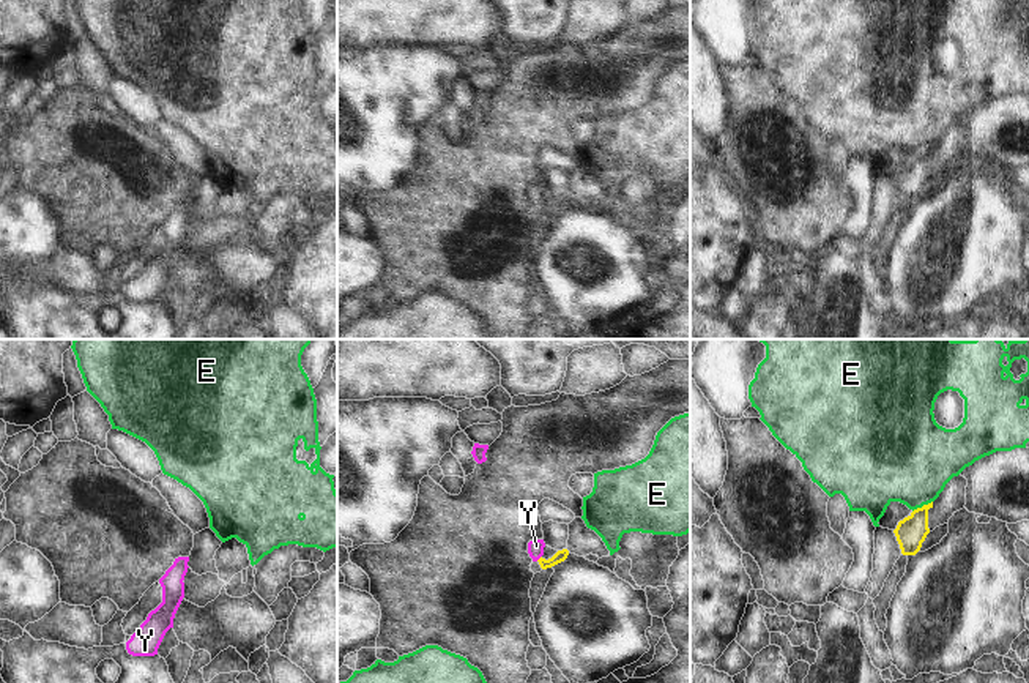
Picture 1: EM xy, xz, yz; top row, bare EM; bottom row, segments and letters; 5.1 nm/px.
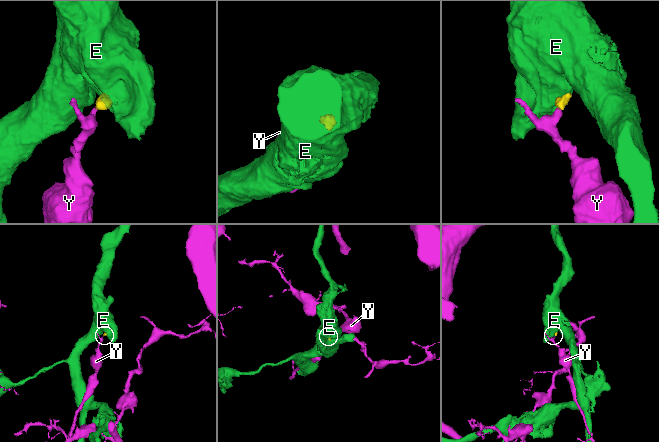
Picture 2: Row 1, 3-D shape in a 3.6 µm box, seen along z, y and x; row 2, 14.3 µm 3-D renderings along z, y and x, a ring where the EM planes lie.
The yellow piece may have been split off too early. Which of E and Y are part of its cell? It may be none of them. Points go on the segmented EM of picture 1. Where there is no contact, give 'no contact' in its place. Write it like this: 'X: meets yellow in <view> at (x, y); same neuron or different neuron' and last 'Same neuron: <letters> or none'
E: meets yellow in yz at (924, 505); different neuron
Y: meets yellow in xz at (539, 559); same neuron
Same neuron: Y

